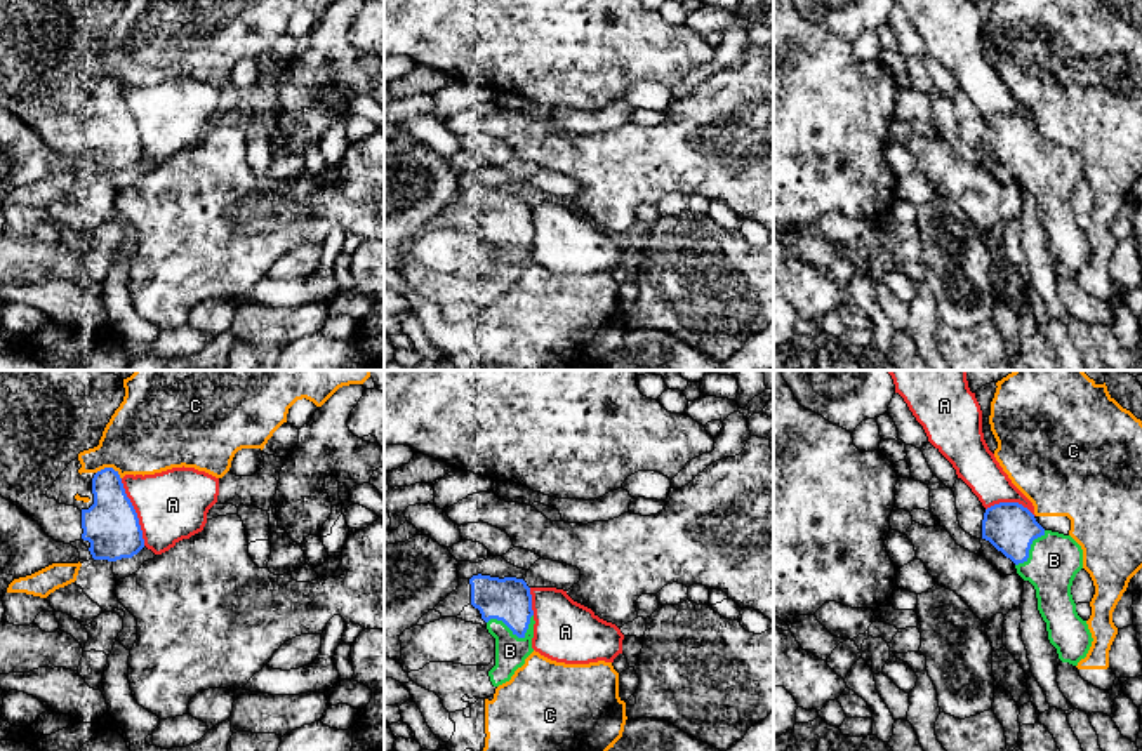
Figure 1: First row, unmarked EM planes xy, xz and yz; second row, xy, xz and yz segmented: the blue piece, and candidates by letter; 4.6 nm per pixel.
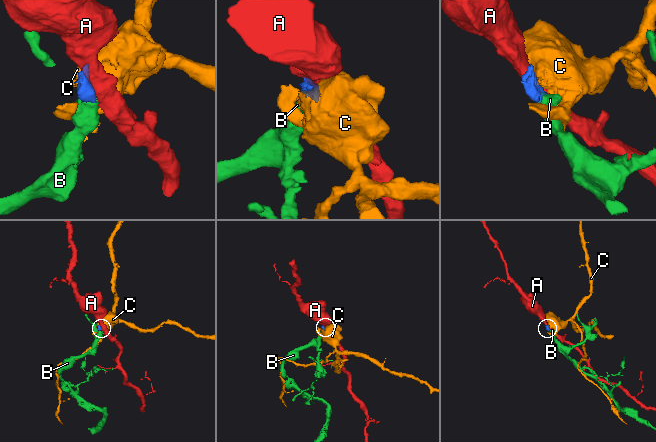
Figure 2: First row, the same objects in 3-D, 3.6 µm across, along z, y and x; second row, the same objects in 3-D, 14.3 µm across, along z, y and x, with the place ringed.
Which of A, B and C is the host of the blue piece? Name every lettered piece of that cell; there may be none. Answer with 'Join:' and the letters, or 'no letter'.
Join: B

